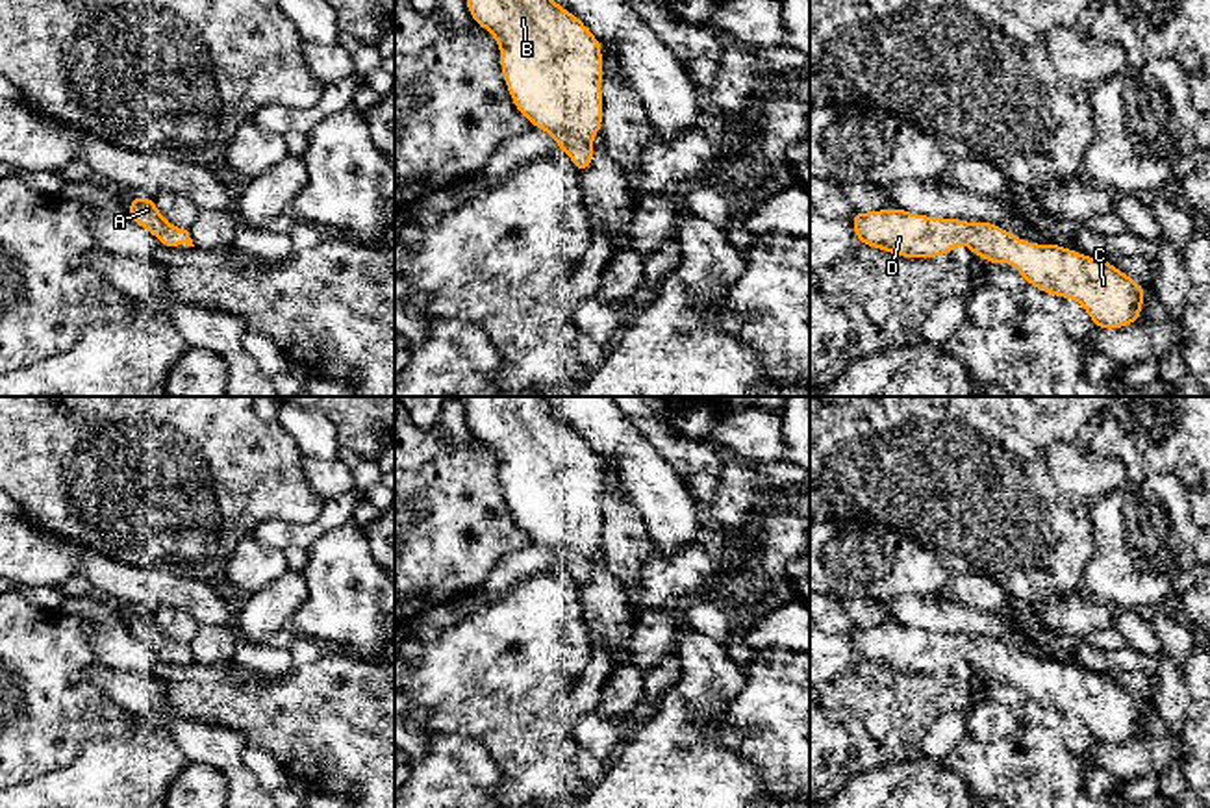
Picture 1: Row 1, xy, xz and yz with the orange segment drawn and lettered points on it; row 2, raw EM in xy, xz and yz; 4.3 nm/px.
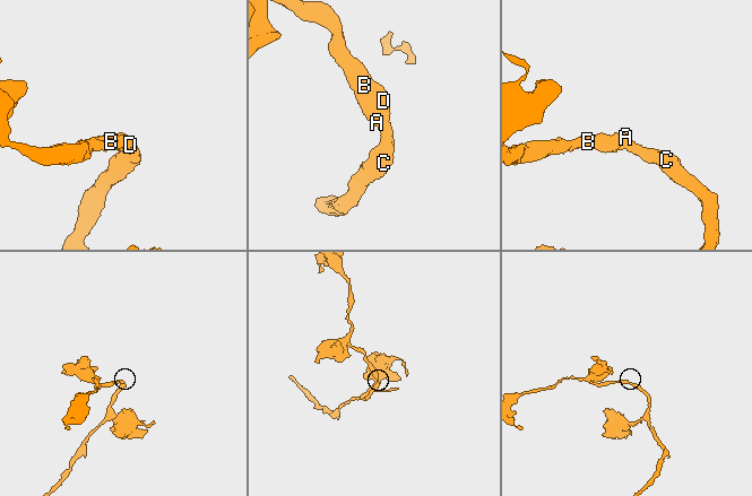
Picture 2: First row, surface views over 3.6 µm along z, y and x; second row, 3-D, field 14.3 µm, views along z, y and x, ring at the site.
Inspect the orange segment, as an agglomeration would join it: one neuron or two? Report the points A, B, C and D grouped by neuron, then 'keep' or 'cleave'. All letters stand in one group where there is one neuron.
A B C D | keep

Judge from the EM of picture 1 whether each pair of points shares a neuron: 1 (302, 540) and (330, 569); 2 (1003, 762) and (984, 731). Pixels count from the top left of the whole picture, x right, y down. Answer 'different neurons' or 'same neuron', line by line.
1: different neurons
2: different neurons

